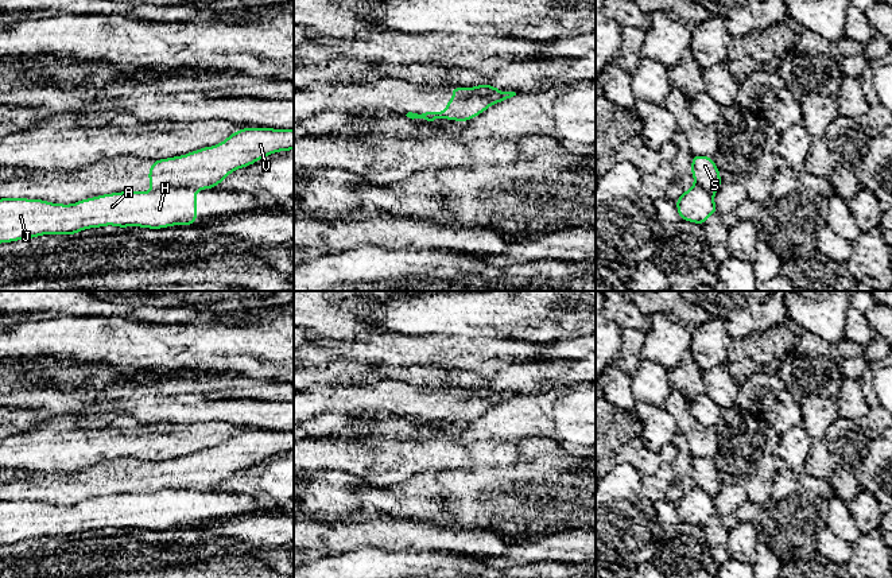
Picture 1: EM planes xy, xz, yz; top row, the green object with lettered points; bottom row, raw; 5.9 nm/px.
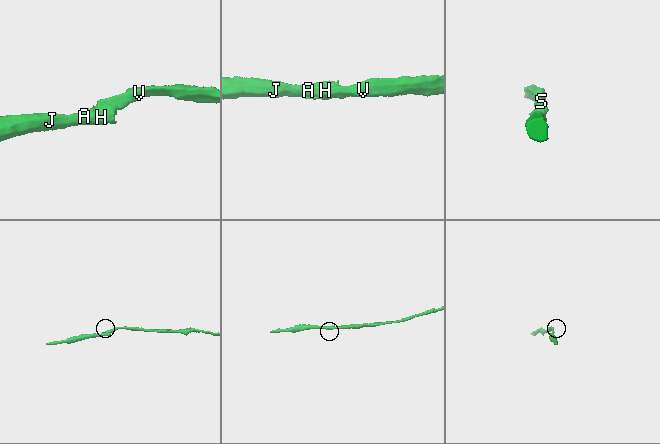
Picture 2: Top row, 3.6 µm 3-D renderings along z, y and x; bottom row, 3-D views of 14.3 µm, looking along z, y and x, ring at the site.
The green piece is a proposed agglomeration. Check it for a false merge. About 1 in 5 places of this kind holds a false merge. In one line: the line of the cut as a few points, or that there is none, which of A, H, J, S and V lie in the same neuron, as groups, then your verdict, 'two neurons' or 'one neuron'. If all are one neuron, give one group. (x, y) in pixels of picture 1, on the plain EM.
cut in xy along (197, 491), (159, 489), (155, 492); A H J / S V; two neurons

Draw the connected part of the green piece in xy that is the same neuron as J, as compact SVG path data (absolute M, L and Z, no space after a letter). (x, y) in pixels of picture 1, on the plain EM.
M197 490L115 493L70 507L0 500L0 546L44 536L74 538L85 531L108 527L147 531L197 527Z

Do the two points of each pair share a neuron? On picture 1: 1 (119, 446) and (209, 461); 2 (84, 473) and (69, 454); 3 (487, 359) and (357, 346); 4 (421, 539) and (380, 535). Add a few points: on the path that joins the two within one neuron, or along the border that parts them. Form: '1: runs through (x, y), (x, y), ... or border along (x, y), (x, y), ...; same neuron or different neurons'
1: border along (210, 447), (173, 458), (148, 461); different neurons
2: border along (111, 461), (99, 461), (73, 470), (58, 472); different neurons
3: runs through (454, 352), (390, 350); same neuron
4: runs through (411, 535), (390, 535); same neuron

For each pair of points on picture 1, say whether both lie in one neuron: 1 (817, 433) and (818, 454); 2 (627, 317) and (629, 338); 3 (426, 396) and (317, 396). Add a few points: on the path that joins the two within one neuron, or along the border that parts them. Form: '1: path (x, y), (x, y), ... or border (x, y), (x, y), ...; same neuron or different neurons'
1: border (838, 416), (819, 439), (813, 441); different neurons
2: border (621, 329), (639, 329), (644, 333); different neurons
3: path (399, 398), (344, 398); same neuron

